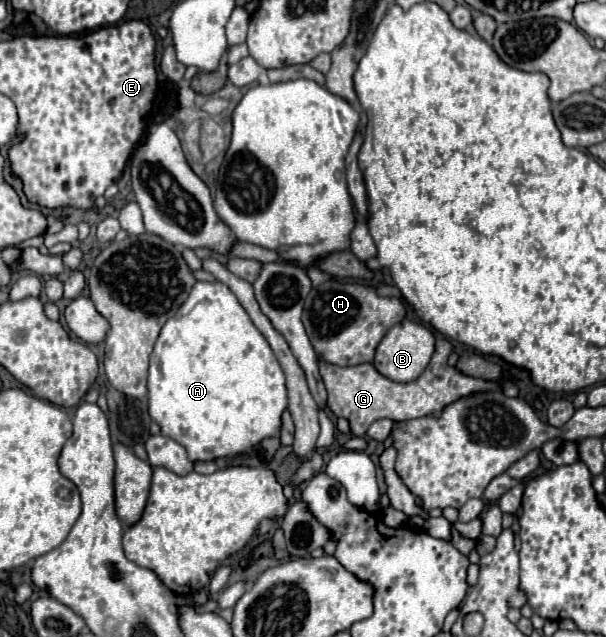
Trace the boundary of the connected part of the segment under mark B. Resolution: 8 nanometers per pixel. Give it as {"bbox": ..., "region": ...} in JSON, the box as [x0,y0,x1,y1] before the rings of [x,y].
{"bbox":[372,319,434,383],"region":[[[402,319],[400,323],[396,323],[380,341],[380,345],[376,347],[376,355],[372,365],[388,379],[398,381],[398,383],[408,383],[414,381],[428,365],[430,357],[434,351],[434,335],[428,327],[414,323],[410,319]]]}

